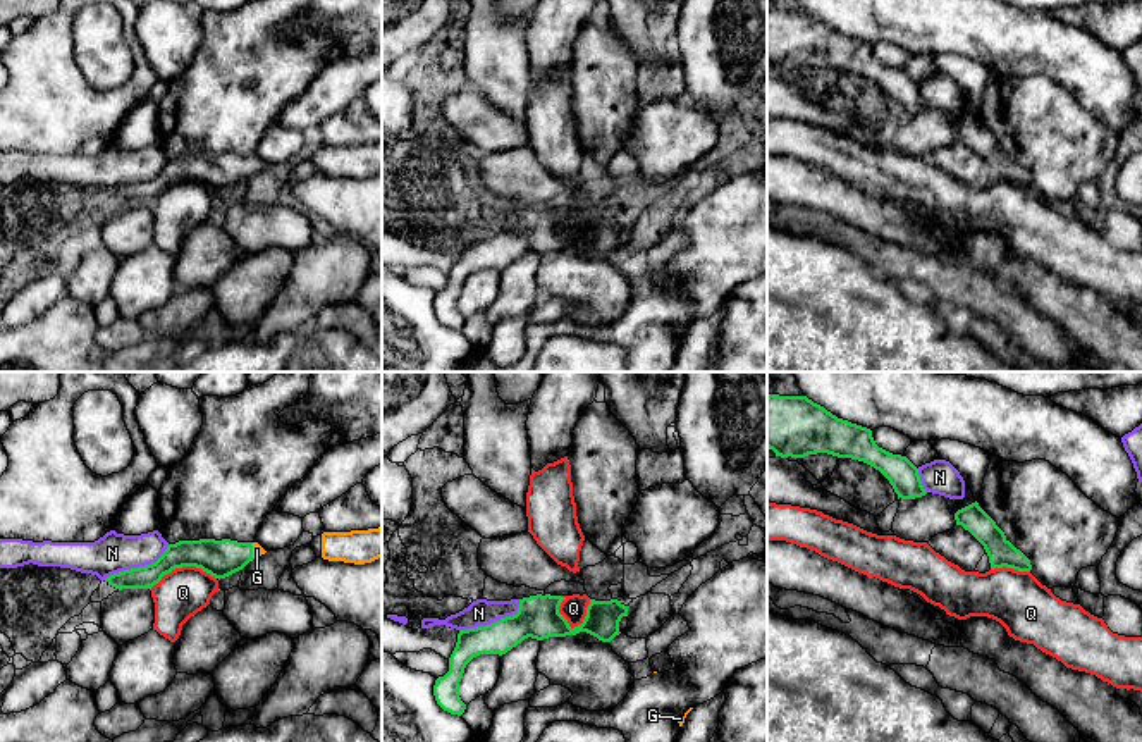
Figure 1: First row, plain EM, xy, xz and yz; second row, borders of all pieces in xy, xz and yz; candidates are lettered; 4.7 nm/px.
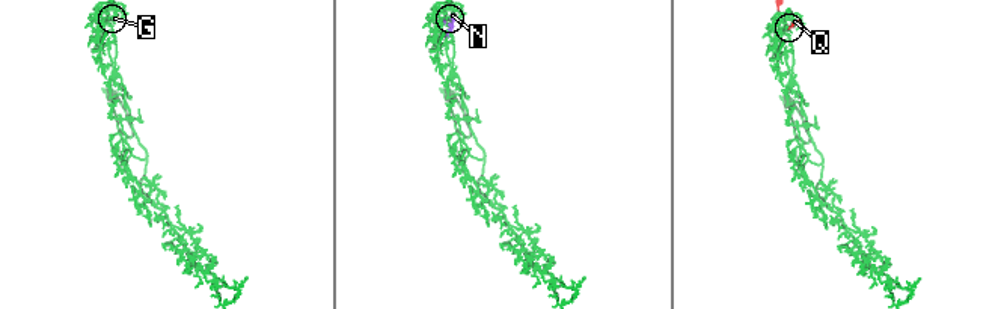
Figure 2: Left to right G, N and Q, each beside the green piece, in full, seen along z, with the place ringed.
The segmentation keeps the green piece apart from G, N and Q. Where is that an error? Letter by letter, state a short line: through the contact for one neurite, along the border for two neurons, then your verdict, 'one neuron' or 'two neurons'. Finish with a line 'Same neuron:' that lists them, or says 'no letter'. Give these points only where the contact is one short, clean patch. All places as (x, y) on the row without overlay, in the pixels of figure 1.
G: line xy (221, 173), (251, 166), (257, 164); one neuron
N: two neurons
Q: line xy (215, 191), (195, 181), (176, 181), (150, 204); two neurons
Same neuron: G

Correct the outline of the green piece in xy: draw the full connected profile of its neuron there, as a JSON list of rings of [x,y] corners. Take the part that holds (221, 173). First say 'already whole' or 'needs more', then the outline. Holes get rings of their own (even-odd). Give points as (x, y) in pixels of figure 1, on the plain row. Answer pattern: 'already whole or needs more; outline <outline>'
needs more; outline [[[230,153],[179,155],[169,158],[155,177],[114,188],[105,196],[119,205],[151,203],[163,189],[182,181],[201,182],[220,195],[243,184],[249,176],[265,167],[258,157],[237,157]]]

